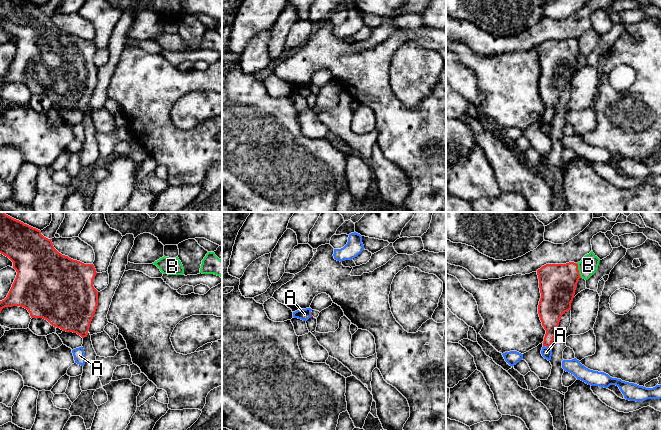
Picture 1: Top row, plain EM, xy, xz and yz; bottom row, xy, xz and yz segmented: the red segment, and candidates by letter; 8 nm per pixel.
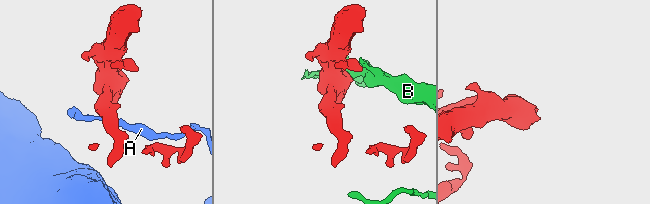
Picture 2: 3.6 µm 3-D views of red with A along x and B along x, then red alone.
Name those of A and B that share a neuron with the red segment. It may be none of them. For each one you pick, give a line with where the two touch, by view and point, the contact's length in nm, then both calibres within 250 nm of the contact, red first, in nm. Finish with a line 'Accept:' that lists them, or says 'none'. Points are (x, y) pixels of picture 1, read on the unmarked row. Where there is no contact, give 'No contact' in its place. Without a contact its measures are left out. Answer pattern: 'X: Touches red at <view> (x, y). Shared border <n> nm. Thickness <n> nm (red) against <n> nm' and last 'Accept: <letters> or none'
Accept: none

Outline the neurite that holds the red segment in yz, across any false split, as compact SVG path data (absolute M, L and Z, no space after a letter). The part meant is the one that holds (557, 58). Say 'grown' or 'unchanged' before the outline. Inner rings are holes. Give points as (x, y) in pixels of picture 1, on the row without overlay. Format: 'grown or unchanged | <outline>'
unchanged | M546 40L537 46L541 74L538 90L546 106L543 122L551 123L562 91L571 86L580 50L578 40Z

